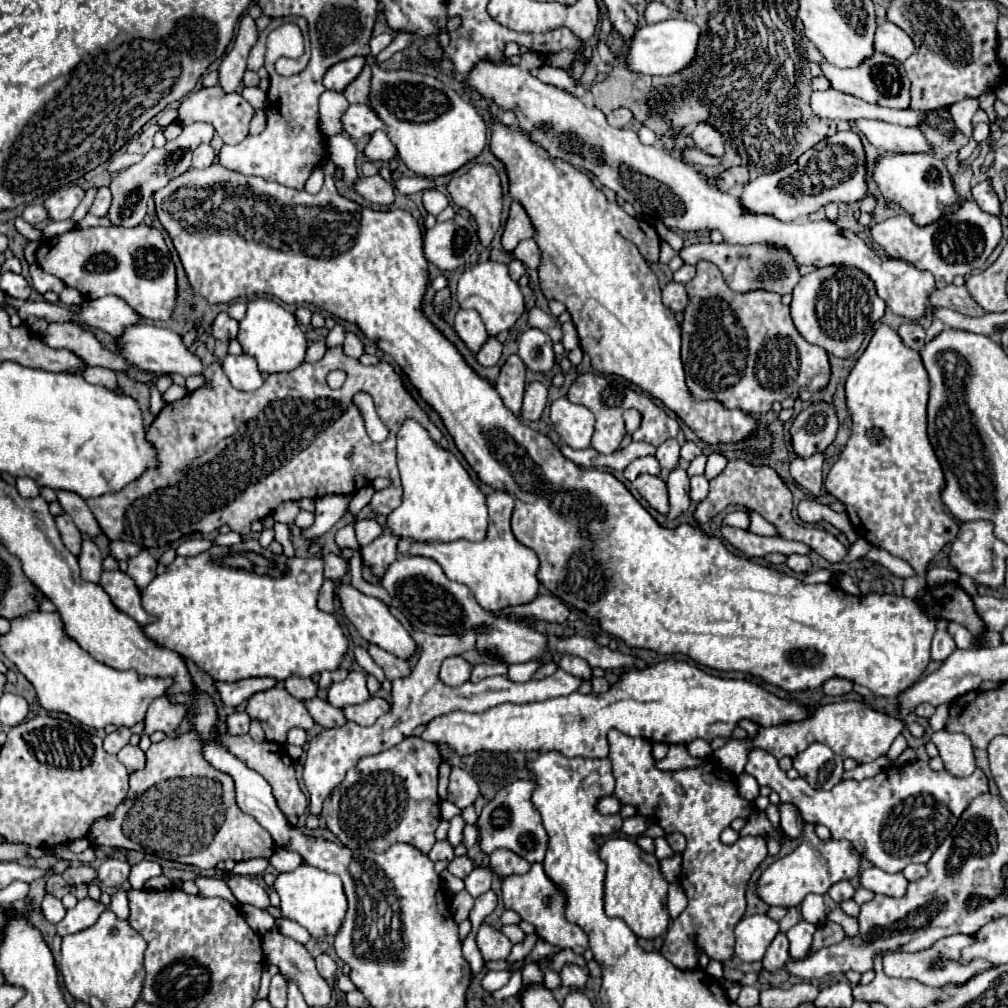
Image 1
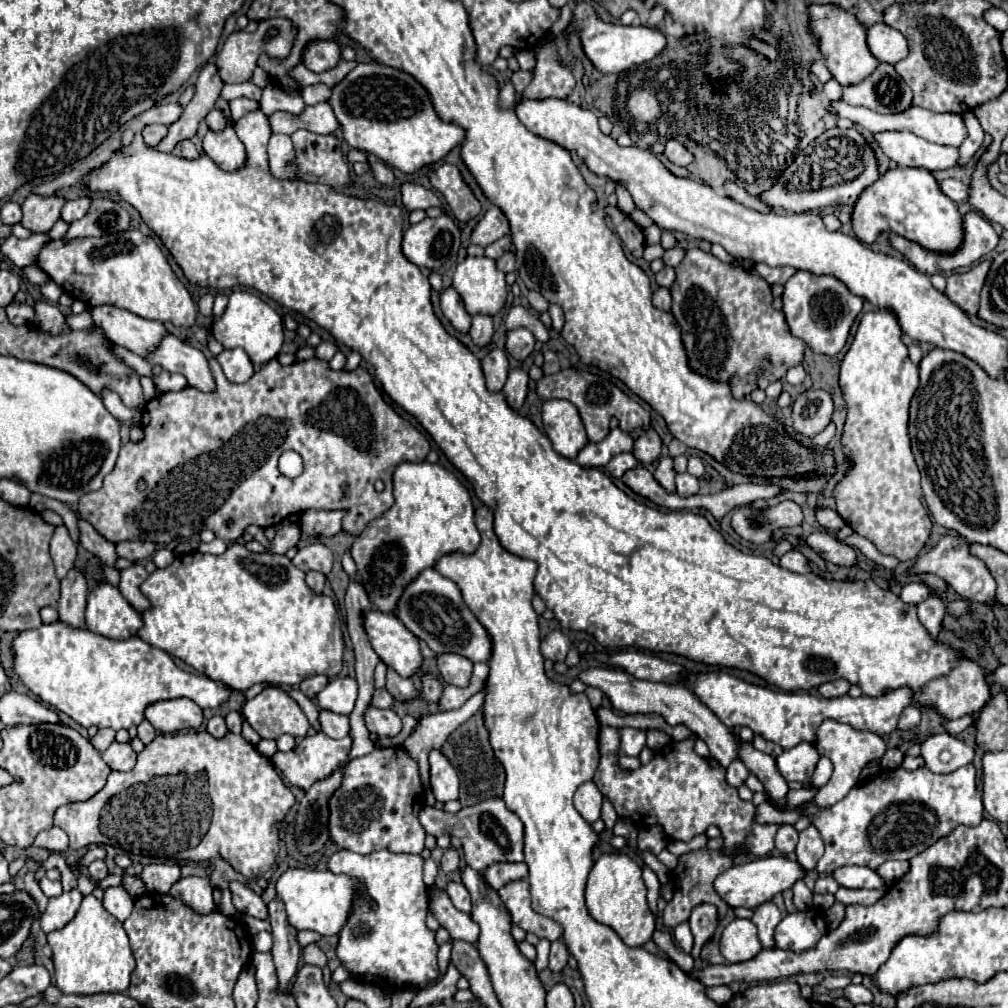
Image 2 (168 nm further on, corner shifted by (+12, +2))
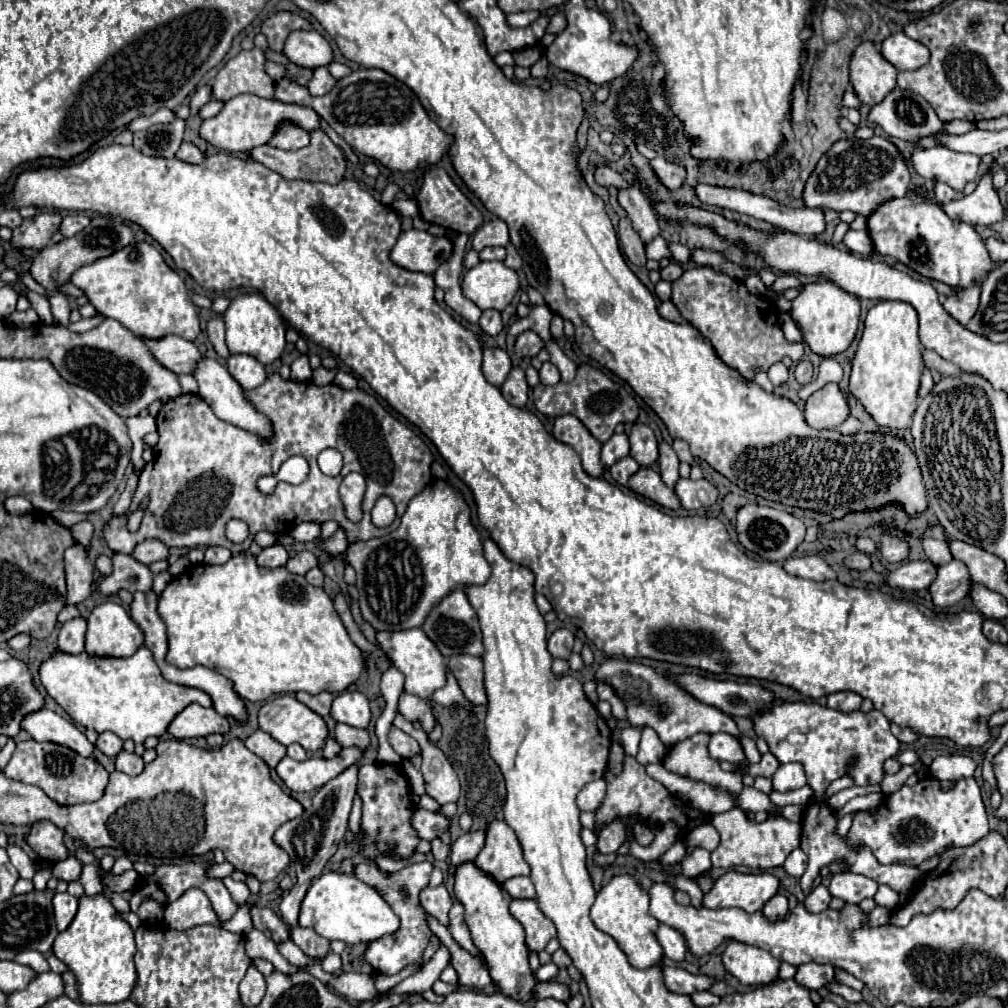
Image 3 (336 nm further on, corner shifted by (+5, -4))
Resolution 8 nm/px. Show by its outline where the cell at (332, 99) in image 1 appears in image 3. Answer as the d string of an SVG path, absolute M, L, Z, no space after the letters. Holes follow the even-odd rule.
M317 68L317 70L313 70L313 78L307 88L313 96L323 96L323 94L329 94L335 84L337 84L337 80L329 74L327 68Z

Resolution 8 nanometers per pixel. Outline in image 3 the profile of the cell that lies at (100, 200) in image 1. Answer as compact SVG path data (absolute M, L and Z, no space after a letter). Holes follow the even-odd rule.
M79 212L79 214L67 214L67 216L63 218L59 230L61 230L61 234L63 234L65 238L69 238L69 236L75 236L77 232L81 232L89 222L91 222L89 216L83 214L83 212Z

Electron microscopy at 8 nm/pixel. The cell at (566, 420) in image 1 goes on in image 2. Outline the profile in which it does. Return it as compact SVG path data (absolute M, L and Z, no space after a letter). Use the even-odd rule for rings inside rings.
M548 400L542 406L544 432L554 450L564 458L574 460L576 454L588 444L580 414L568 400Z

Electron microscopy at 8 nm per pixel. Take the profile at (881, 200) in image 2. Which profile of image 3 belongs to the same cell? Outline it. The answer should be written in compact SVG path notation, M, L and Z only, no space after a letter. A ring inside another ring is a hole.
M925 186L907 192L903 198L891 198L879 204L867 216L867 230L875 252L891 256L915 272L949 286L967 288L973 282L981 282L993 268L993 260L975 228L967 222L951 220L937 202L929 200Z

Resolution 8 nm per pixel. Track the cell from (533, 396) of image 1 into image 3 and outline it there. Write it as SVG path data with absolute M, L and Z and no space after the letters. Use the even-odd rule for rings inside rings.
M513 368L505 380L505 384L501 386L501 392L505 396L505 400L517 408L525 408L527 404L527 380L525 380L525 372L521 368Z

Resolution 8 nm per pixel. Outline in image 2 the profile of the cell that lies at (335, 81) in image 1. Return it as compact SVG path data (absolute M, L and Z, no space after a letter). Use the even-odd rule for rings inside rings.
M312 40L304 48L302 62L312 72L324 72L340 62L340 46L332 40Z

